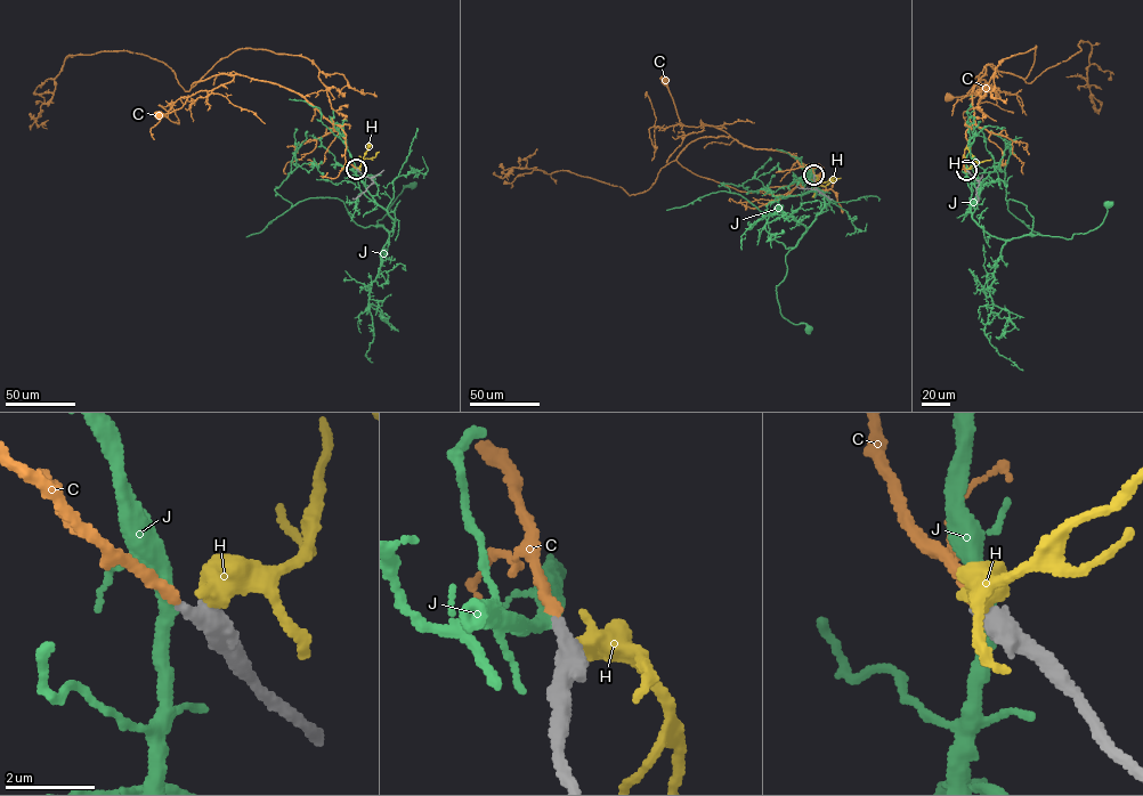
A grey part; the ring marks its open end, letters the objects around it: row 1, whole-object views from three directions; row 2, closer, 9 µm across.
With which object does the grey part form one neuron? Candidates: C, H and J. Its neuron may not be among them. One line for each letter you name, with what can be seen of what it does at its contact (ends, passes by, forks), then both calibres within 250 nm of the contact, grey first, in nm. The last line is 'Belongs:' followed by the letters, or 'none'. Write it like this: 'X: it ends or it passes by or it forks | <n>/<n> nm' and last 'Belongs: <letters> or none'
C: it ends | 380/240 nm
Belongs: C

